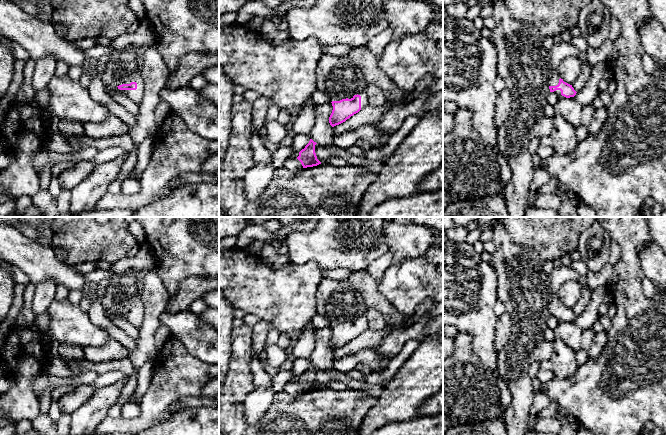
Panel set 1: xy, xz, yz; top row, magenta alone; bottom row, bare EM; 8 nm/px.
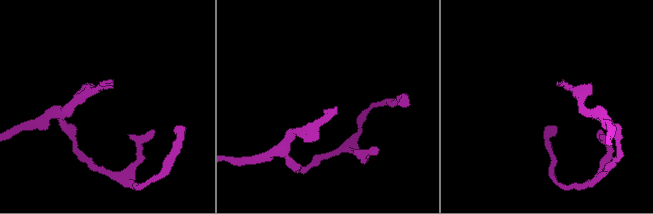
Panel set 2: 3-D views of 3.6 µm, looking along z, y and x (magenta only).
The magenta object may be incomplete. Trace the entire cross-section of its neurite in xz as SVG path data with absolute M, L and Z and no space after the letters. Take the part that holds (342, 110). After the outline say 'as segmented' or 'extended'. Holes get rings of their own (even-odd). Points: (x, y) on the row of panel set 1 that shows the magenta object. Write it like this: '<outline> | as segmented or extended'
M366 90L354 95L351 99L342 99L332 101L333 110L329 117L329 123L332 127L345 122L354 114L368 105L368 95Z | extended

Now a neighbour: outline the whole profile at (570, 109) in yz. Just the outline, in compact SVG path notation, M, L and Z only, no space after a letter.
M575 97L563 98L554 106L554 116L558 115L565 119L575 128L581 125L583 106Z

